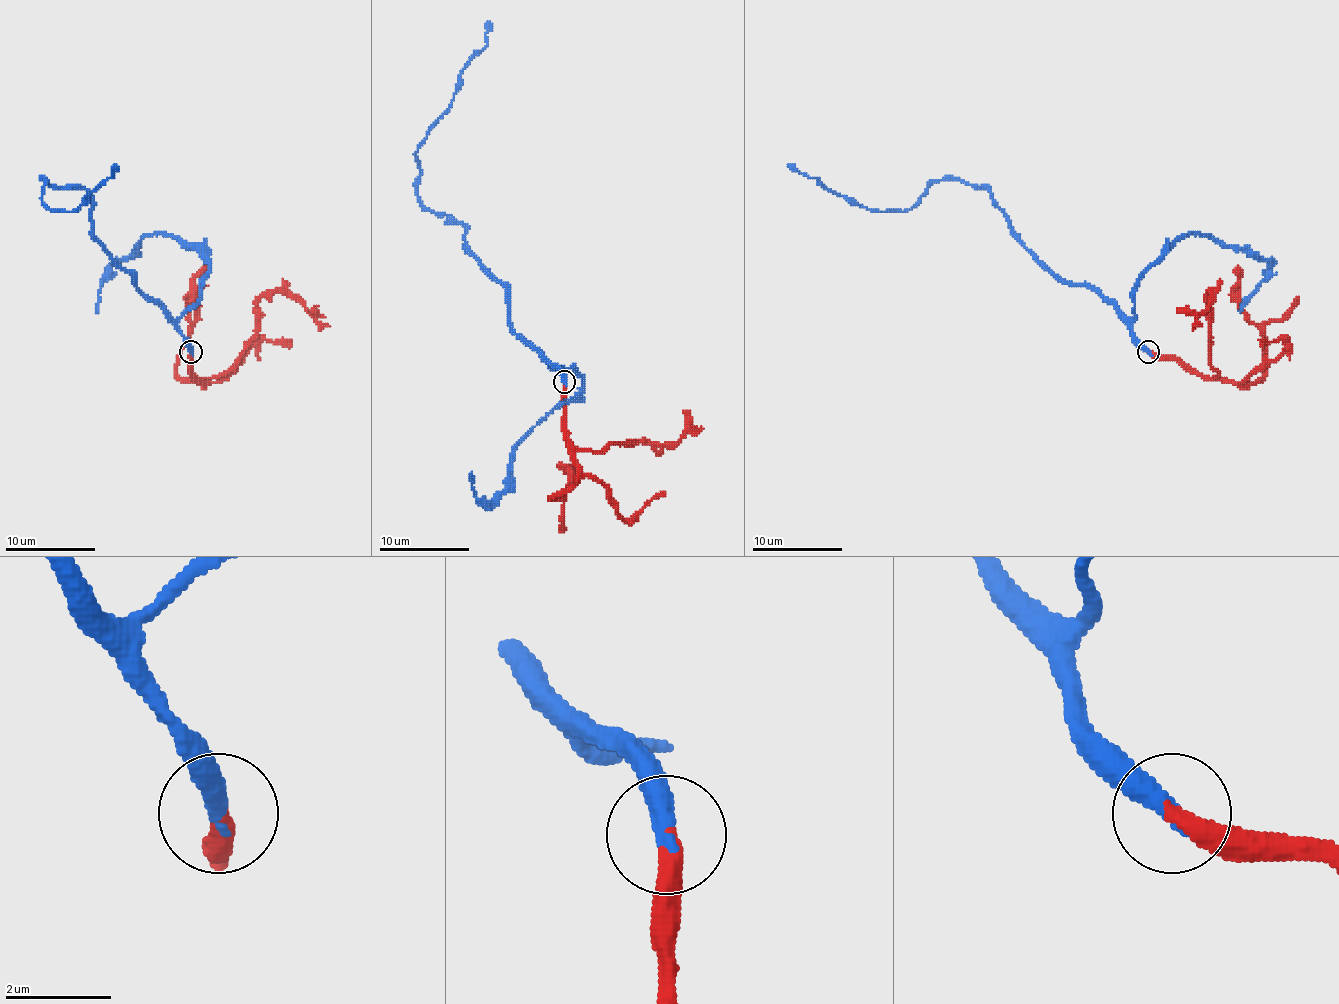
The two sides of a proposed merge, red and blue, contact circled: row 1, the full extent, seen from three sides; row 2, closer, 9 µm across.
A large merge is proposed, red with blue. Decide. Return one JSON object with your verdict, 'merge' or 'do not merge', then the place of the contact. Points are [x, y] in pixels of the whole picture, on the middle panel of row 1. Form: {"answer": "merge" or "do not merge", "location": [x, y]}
{"answer": "merge", "location": [564, 382]}

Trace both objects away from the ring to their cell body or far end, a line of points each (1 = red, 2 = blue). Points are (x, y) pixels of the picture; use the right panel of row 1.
1: (1148, 351), (1175, 355), (1197, 371), (1217, 376), (1211, 364), (1211, 292), (1211, 304), (1202, 313), (1177, 308)
2: (1148, 351), (1098, 290), (1060, 281), (1017, 236), (988, 189), (936, 180), (909, 209), (871, 211), (788, 164)

